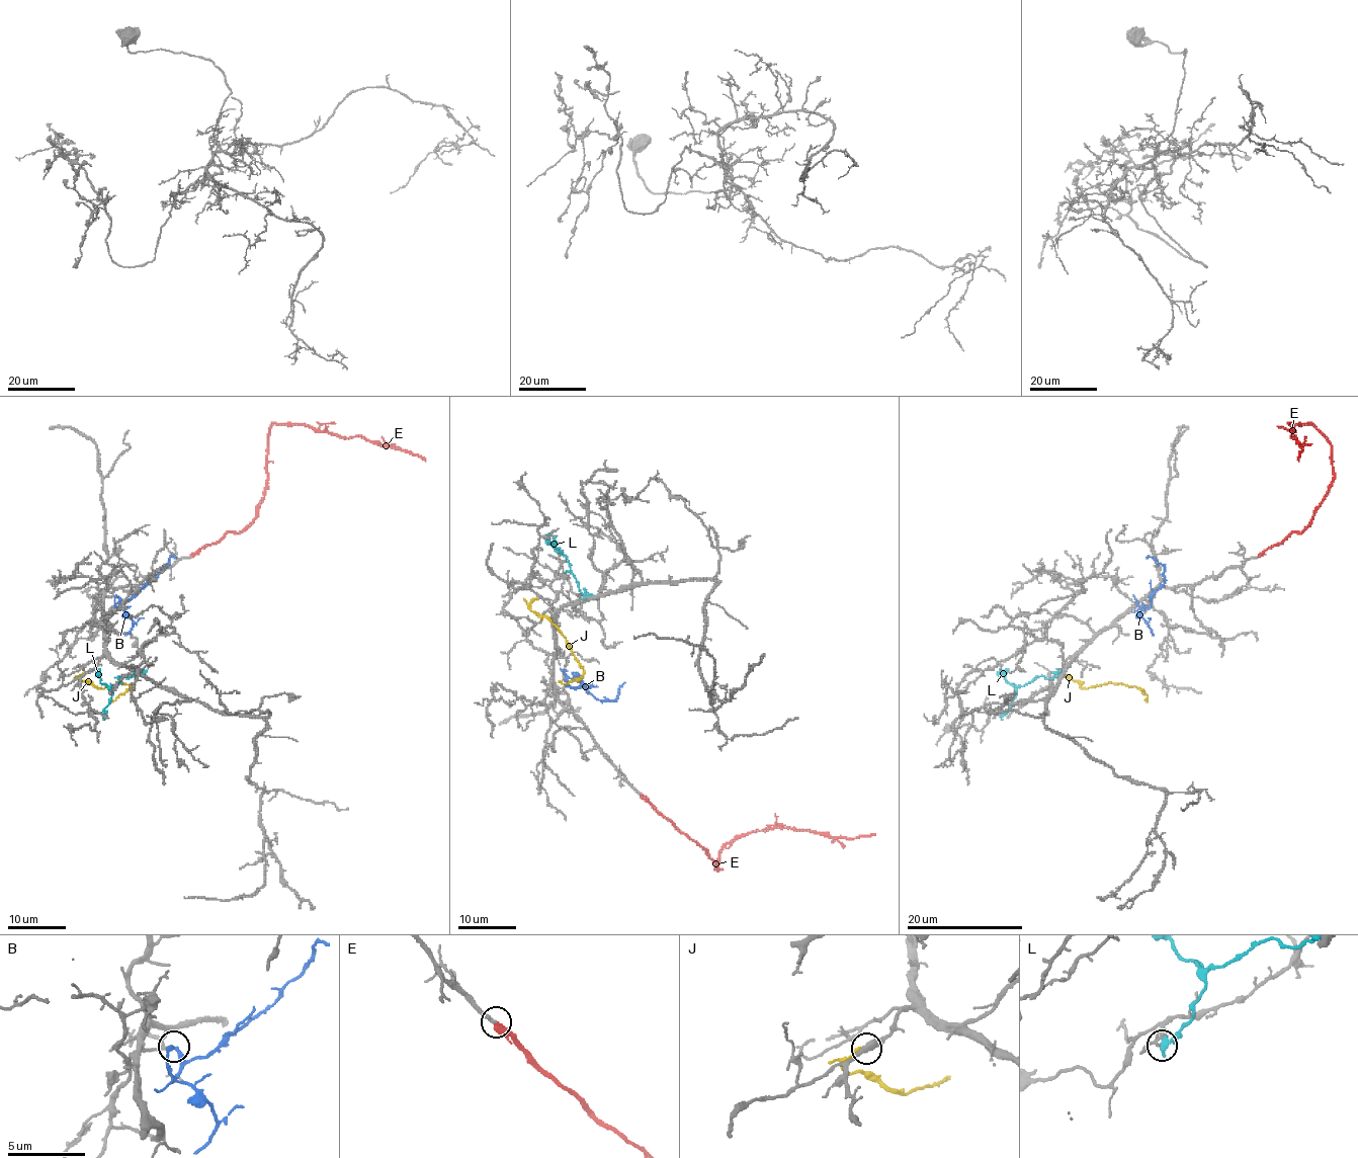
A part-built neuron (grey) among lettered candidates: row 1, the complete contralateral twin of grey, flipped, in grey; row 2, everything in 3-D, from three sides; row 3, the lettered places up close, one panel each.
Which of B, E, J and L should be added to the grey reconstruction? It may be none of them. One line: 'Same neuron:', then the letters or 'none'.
Same neuron: B, E

